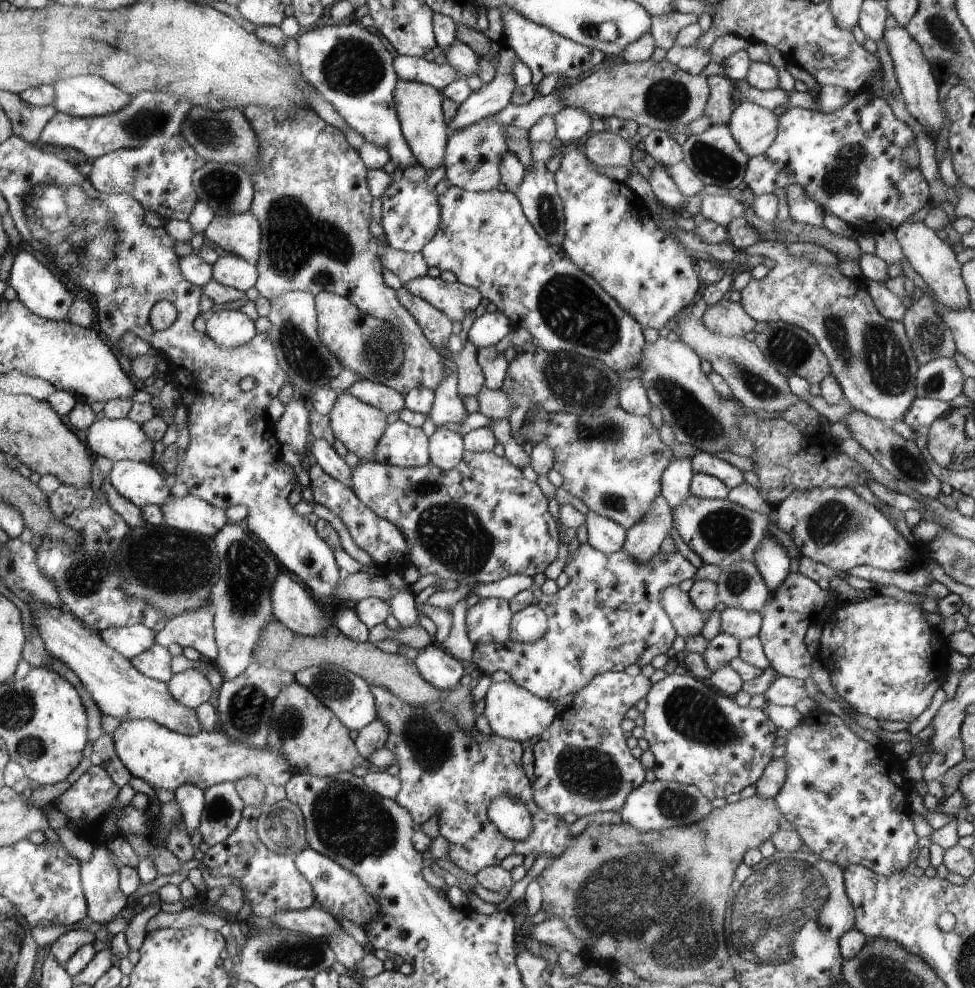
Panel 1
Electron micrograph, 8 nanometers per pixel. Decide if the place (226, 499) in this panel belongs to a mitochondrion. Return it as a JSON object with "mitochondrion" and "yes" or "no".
{"mitochondrion":"no"}

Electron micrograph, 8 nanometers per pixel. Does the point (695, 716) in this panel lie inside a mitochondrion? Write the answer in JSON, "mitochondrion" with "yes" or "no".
{"mitochondrion":"yes"}

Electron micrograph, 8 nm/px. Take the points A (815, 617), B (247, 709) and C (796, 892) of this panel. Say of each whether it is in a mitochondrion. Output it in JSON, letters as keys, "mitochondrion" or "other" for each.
{"A":"other","B":"mitochondrion","C":"mitochondrion"}

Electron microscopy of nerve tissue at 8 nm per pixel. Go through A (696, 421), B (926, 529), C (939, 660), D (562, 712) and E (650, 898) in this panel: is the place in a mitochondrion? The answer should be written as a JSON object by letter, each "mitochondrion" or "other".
{"A":"mitochondrion","B":"other","C":"other","D":"other","E":"mitochondrion"}

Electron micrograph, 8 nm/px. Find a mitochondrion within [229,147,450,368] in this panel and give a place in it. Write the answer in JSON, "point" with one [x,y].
{"point":[294,242]}

